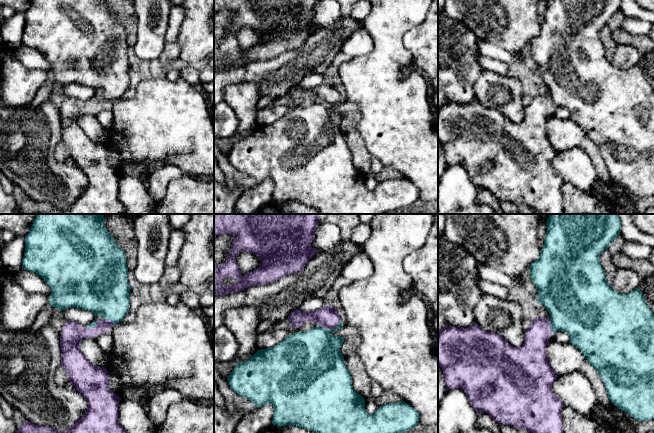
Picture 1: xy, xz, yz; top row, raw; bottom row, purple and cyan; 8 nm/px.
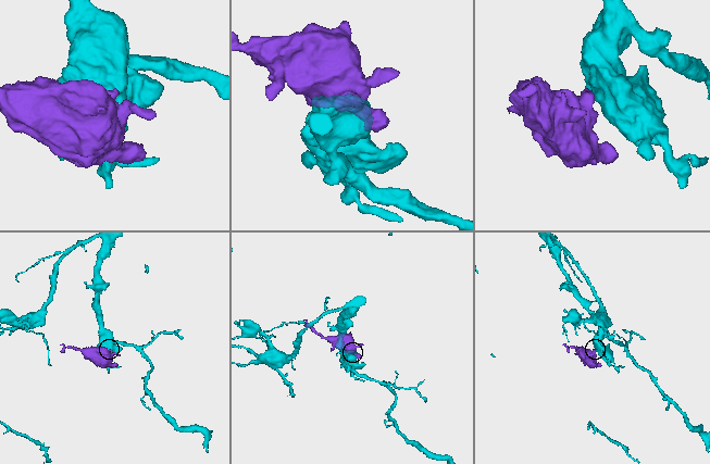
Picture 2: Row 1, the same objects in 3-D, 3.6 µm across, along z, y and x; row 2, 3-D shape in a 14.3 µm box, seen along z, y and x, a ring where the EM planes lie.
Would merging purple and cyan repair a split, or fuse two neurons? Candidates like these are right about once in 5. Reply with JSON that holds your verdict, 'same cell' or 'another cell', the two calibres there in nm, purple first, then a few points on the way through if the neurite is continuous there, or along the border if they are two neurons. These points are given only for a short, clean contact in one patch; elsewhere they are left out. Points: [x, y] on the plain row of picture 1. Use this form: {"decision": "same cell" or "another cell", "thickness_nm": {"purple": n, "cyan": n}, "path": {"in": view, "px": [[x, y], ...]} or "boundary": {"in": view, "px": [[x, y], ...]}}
{"decision": "same cell", "thickness_nm": {"purple": 170, "cyan": 420}, "path": {"in": "xz", "px": [[327, 93], [329, 104], [319, 114], [314, 131]]}}

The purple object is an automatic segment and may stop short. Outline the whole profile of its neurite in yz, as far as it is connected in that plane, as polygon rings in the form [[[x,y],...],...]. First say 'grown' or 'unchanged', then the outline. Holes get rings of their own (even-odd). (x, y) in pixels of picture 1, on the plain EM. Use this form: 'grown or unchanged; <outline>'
grown; [[[547,0],[544,22],[539,34],[530,41],[532,59],[538,65],[538,79],[543,80],[551,94],[533,93],[530,104],[525,107],[524,119],[520,123],[510,121],[496,109],[487,108],[477,99],[468,104],[446,101],[438,107],[438,140],[443,146],[447,166],[461,164],[467,170],[472,184],[478,189],[488,189],[497,199],[510,201],[517,205],[525,205],[537,210],[540,214],[564,214],[561,187],[564,183],[561,175],[552,166],[552,159],[558,151],[546,133],[546,121],[553,108],[565,107],[570,112],[570,119],[579,125],[587,137],[597,146],[603,157],[611,178],[625,189],[638,197],[654,195],[654,90],[644,76],[639,63],[628,70],[622,70],[612,65],[605,55],[604,45],[599,37],[600,30],[608,21],[620,12],[621,0]]]

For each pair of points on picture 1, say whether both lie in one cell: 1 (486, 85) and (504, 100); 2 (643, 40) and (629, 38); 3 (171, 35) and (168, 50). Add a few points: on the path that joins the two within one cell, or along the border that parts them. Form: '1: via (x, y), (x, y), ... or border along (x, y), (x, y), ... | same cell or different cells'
1: via (490, 89), (500, 96) | same cell
2: via (640, 40), (632, 40) | same cell
3: border along (176, 39), (166, 42) | different cells

